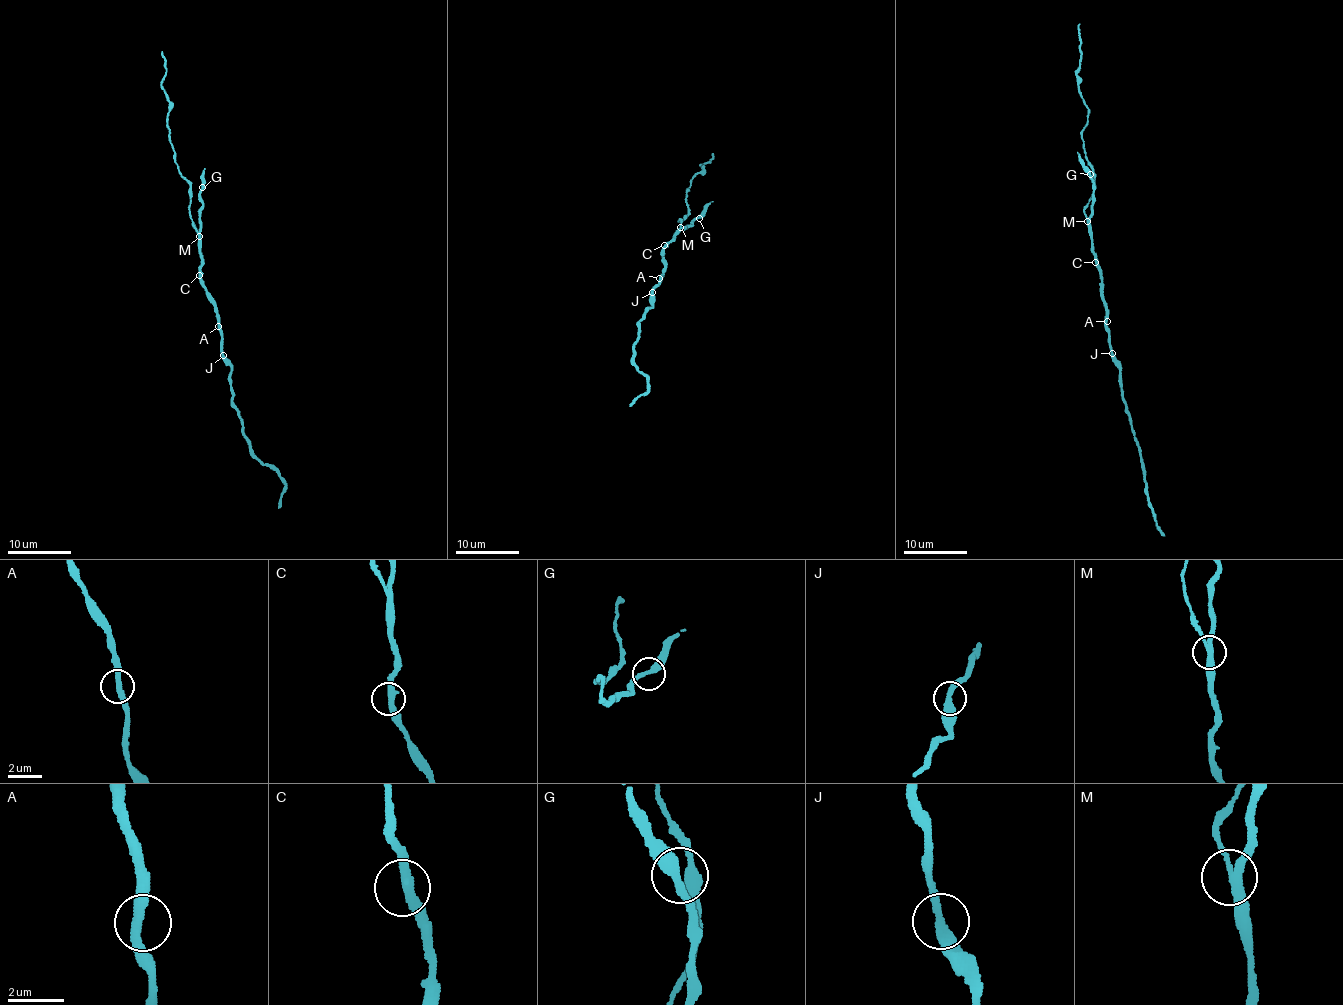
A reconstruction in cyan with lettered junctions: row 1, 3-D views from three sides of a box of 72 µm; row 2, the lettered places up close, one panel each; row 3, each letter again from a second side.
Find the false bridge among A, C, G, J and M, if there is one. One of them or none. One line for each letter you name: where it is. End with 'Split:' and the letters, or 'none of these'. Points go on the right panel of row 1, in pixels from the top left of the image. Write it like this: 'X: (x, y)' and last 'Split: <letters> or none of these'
M: (1087, 221)
Split: M

